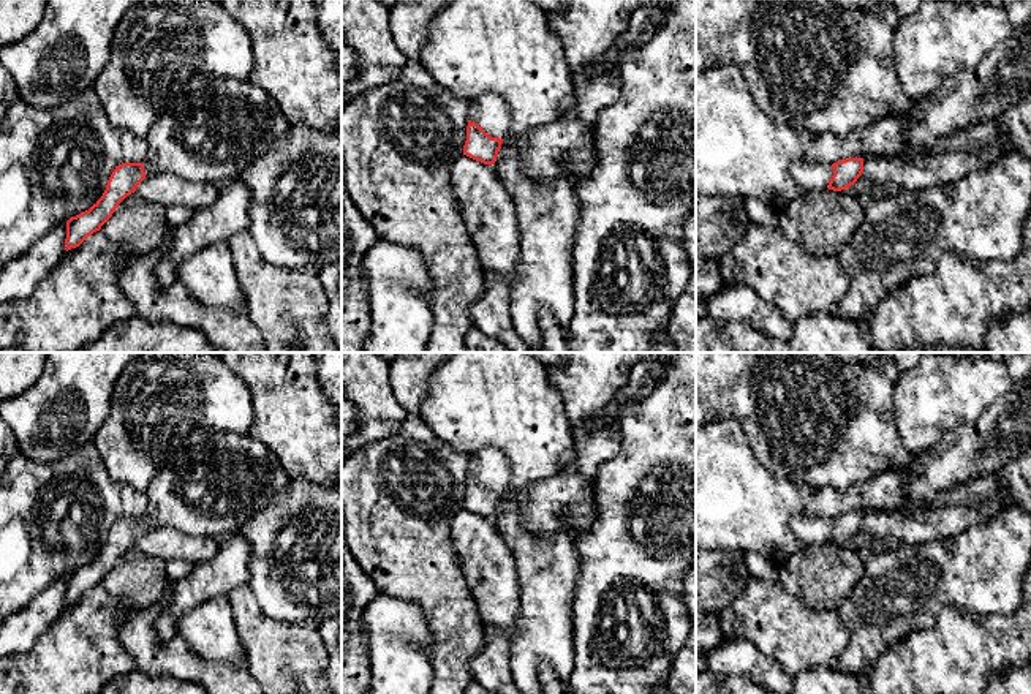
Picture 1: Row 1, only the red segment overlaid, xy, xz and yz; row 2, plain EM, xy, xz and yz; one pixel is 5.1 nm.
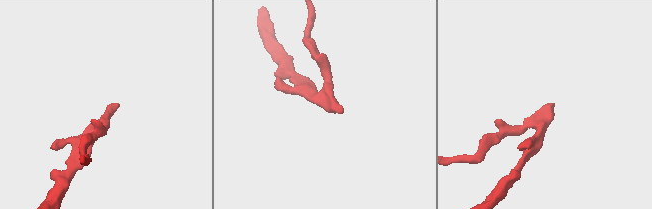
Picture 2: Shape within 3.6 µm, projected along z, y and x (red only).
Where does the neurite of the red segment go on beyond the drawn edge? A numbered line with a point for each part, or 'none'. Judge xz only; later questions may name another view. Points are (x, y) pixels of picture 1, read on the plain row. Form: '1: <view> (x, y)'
1: xz (490, 467)

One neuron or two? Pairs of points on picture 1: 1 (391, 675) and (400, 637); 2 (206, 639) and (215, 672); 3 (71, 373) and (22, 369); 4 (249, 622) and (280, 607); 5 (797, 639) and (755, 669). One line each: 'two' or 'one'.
1: one
2: two
3: two
4: two
5: two

